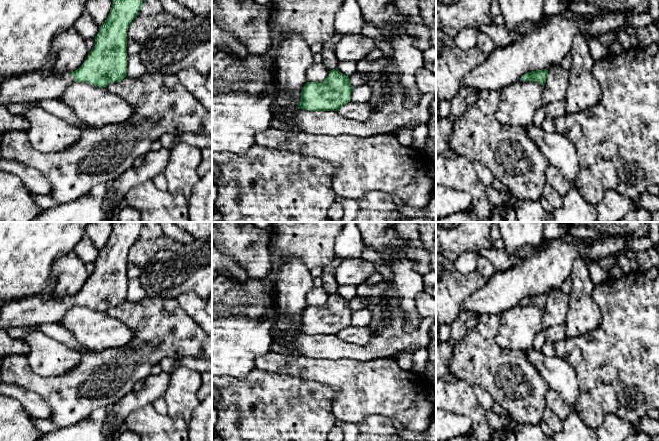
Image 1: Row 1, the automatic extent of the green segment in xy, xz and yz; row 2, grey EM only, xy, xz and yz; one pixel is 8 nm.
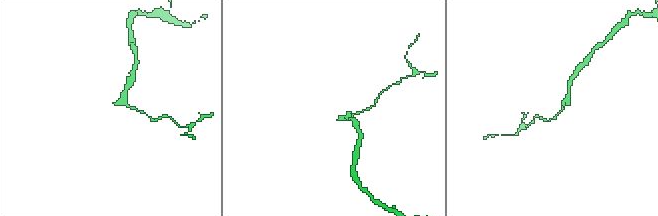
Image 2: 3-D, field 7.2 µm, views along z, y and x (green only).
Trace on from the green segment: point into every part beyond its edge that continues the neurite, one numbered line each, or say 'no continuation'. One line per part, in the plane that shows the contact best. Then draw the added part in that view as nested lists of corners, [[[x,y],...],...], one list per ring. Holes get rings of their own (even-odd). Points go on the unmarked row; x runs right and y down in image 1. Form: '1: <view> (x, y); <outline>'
1: xy (33, 310); [[[34,295],[8,302],[0,309],[0,329],[58,323],[73,306],[74,303],[69,295],[51,297],[46,301]]]

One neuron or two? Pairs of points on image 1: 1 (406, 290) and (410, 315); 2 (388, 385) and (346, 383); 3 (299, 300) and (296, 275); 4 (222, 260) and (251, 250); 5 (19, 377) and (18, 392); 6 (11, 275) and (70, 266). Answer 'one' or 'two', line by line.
1: one
2: one
3: one
4: two
5: two
6: two

